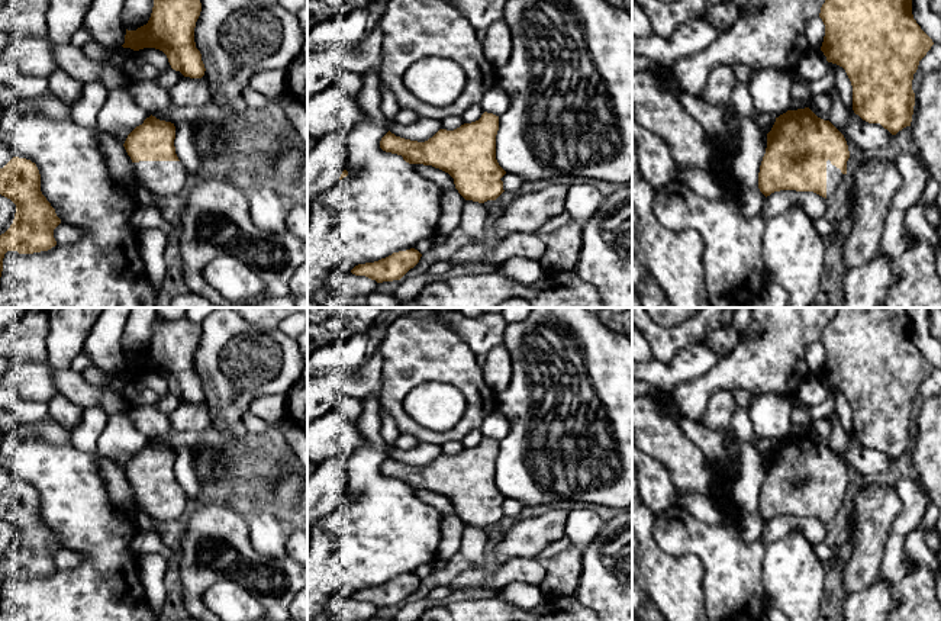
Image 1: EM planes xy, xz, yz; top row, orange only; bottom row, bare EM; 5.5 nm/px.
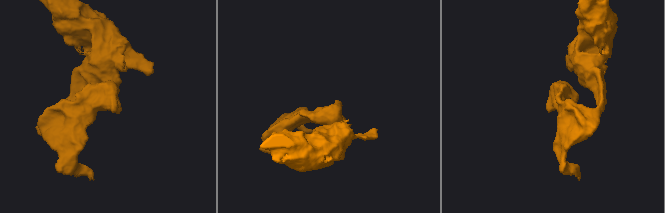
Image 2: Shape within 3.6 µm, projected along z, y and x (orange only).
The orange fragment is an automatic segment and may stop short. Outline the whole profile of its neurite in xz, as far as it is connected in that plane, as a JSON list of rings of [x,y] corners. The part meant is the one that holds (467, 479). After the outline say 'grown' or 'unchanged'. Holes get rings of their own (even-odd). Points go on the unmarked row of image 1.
[[[484,437],[478,445],[454,456],[439,454],[425,467],[405,464],[389,456],[380,473],[402,480],[409,489],[432,490],[448,498],[465,525],[484,528],[505,517],[500,503],[506,496],[496,485],[497,456],[499,441]]]; unchanged

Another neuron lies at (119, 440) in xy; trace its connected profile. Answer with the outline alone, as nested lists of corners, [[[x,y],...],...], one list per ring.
[[[125,399],[123,411],[109,415],[96,444],[96,456],[113,461],[120,469],[125,469],[128,460],[151,441],[132,422],[130,406],[132,403]]]

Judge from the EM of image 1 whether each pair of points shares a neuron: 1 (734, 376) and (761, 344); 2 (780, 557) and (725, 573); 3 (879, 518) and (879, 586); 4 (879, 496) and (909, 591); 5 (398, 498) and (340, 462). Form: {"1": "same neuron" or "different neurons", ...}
{"1": "same neuron", "2": "different neurons", "3": "different neurons", "4": "different neurons", "5": "different neurons"}

